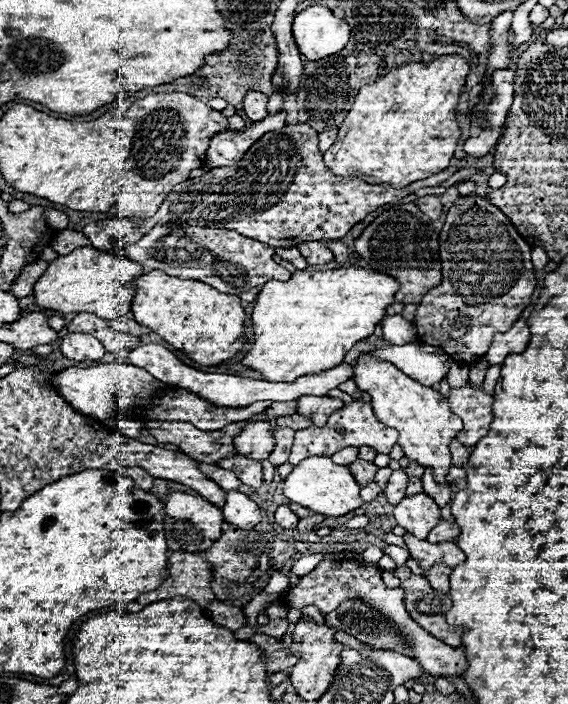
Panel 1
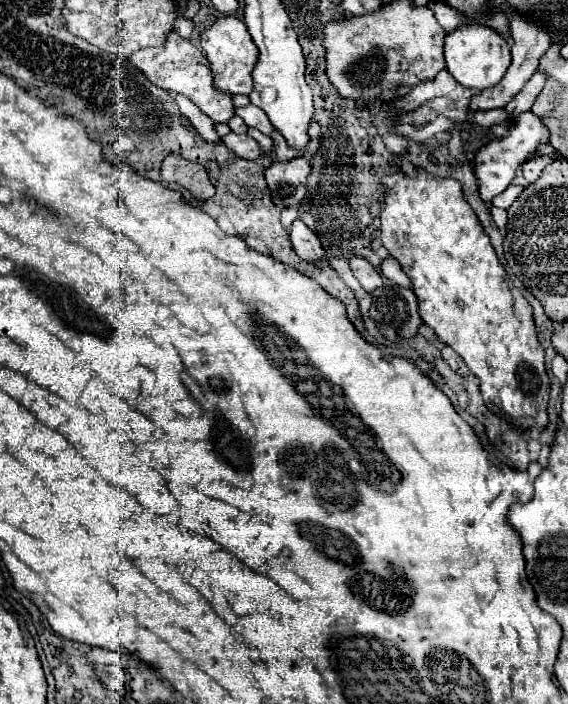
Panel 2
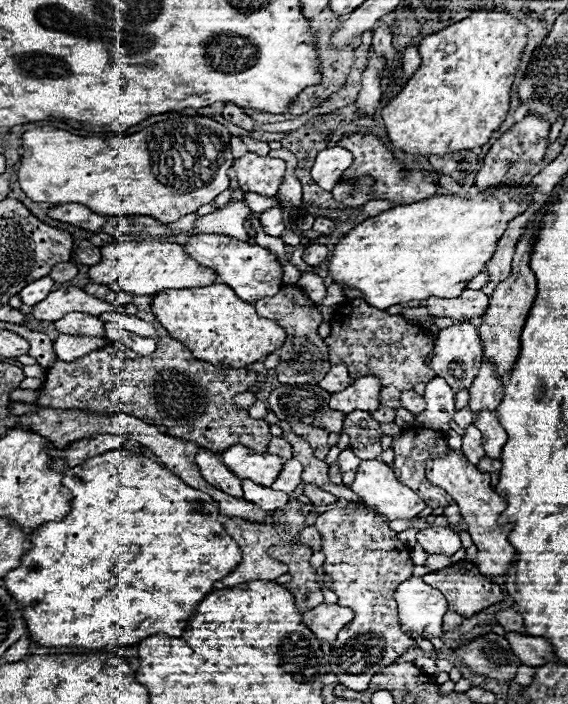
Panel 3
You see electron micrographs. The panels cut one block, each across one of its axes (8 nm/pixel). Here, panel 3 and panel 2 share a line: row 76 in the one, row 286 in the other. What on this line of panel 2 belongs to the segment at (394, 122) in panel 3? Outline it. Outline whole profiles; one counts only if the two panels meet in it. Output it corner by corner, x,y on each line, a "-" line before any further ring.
416,168
414,176
402,172
384,174
382,186
386,188
380,212
382,244
412,280
412,290
418,296
424,324
464,360
474,376
480,378
480,390
490,410
496,414
508,414
508,418
518,422
518,426
546,428
550,380
544,370
544,350
536,338
532,306
508,280
488,234
462,196
460,182
454,178
438,178
422,168

